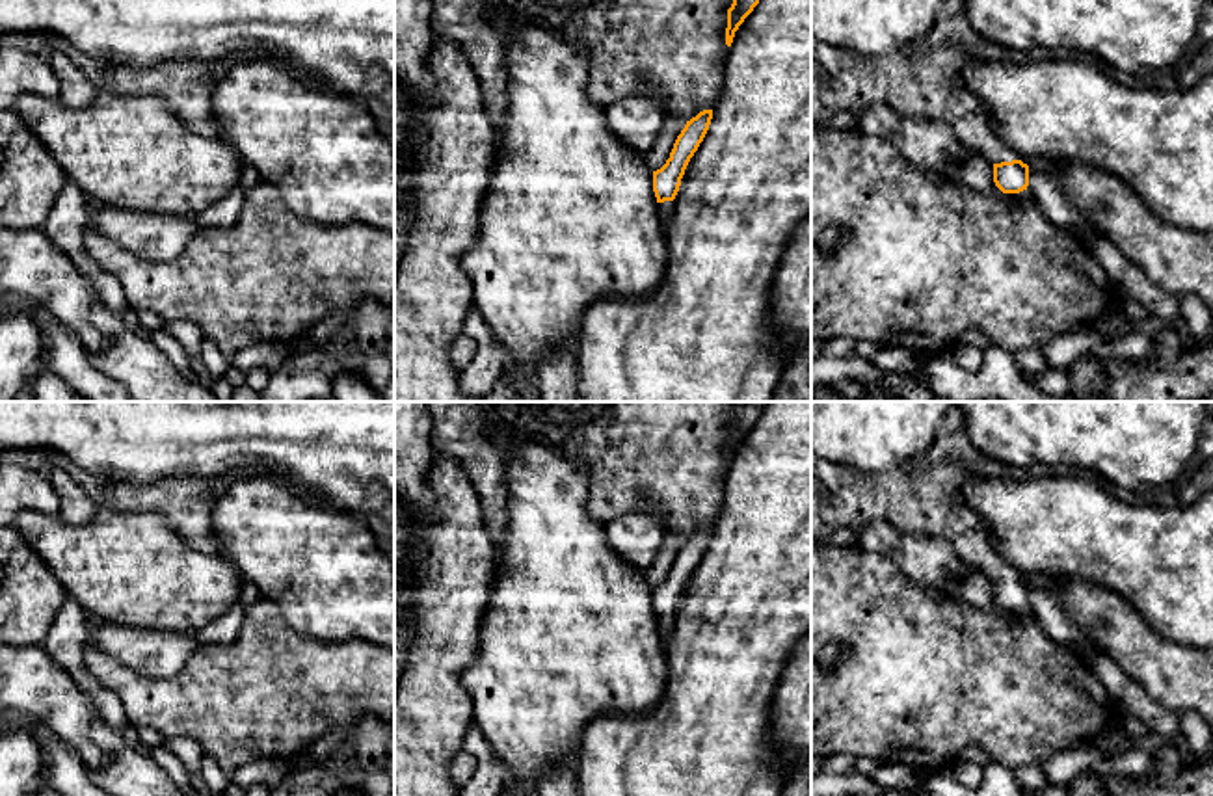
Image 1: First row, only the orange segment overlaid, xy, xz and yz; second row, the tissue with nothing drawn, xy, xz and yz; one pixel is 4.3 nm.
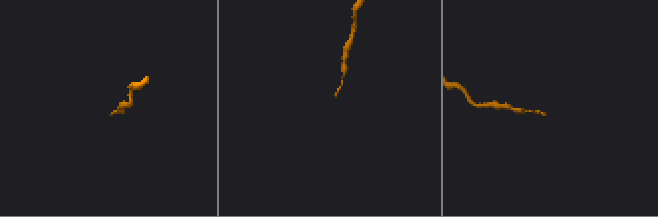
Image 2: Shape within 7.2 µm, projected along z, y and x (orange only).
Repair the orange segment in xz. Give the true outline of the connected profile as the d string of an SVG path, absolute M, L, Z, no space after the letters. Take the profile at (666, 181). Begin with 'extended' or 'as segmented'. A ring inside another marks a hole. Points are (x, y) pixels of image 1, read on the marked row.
extended; M703 110L696 117L686 121L685 128L681 130L681 134L673 143L670 158L660 169L653 171L653 192L659 203L657 210L664 225L673 216L673 199L679 192L681 179L685 175L690 158L703 141L711 119L713 110Z

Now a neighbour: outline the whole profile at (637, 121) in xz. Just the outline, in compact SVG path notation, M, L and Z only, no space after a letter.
M627 97L605 108L612 134L631 151L646 154L666 119L657 99Z

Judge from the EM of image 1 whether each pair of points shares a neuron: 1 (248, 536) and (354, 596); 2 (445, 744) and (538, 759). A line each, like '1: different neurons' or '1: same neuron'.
1: same neuron
2: different neurons

